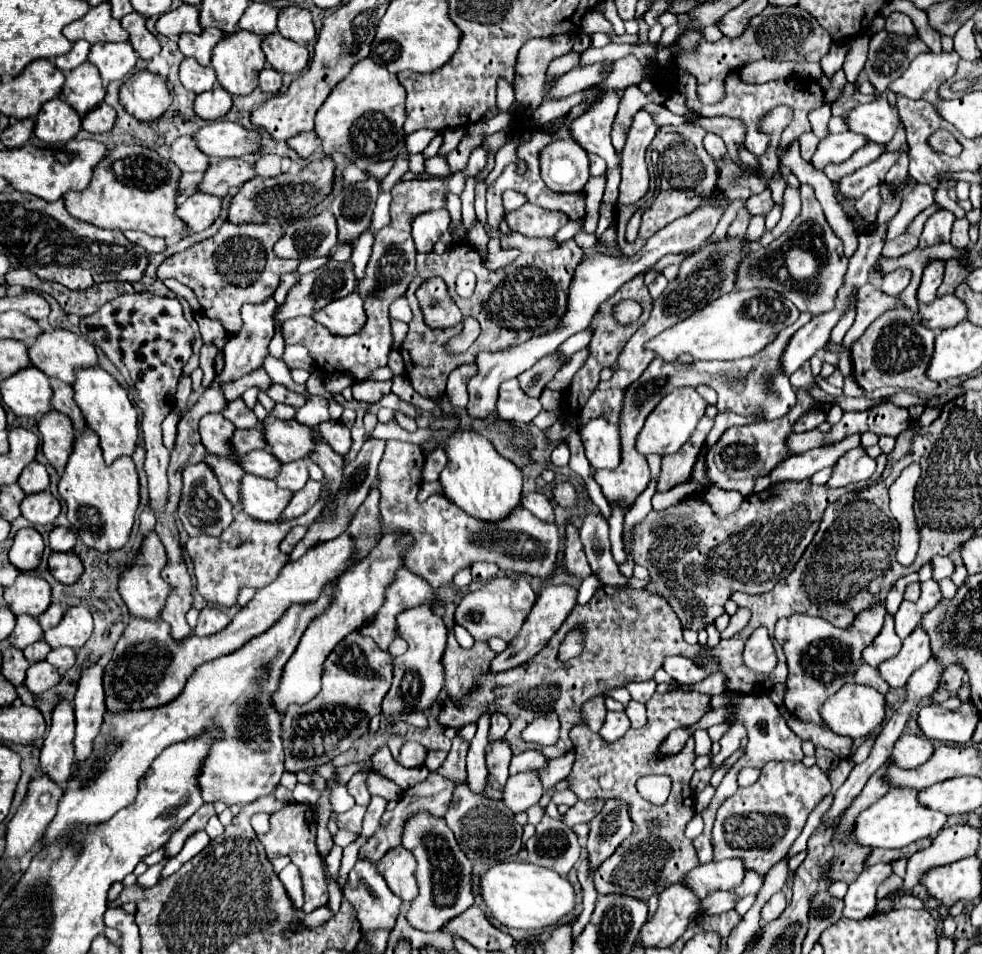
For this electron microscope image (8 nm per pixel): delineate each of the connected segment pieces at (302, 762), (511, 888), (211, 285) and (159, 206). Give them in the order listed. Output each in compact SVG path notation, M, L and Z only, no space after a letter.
M352 632L334 648L324 664L322 690L310 702L296 706L292 704L282 720L282 740L286 754L286 770L298 774L314 766L330 762L334 756L346 752L354 740L366 730L368 722L380 714L380 704L392 684L392 656L380 650L374 640Z
M502 862L492 866L480 880L482 896L496 920L506 928L518 930L542 930L562 922L576 906L574 886L550 868L520 862Z
M226 222L216 236L190 246L184 252L178 252L166 258L158 266L158 278L176 278L188 288L194 290L204 314L222 322L230 336L238 334L242 328L240 308L246 302L262 304L268 300L278 288L280 276L290 272L294 274L298 268L298 260L280 260L272 244L284 236L282 230L274 230L268 224L232 224Z
M114 146L94 170L94 180L84 192L64 196L66 210L84 222L108 230L140 230L150 236L182 236L186 224L174 216L182 170L156 150L144 146Z

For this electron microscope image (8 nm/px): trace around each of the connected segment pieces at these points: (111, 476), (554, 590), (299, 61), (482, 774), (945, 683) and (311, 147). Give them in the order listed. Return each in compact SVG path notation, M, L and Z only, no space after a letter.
M86 430L74 442L74 450L60 478L58 490L66 502L68 520L72 522L72 528L76 528L78 538L88 548L98 552L124 548L124 544L130 538L134 516L140 504L138 472L134 468L132 458L124 456L118 458L112 466L106 466L102 458L102 448L98 444L98 436L92 430Z
M558 584L558 586L546 586L540 594L536 604L532 606L520 634L508 644L508 648L502 654L496 654L496 658L492 660L492 668L490 672L498 674L498 672L506 672L510 668L518 668L522 666L526 660L534 658L546 644L548 640L554 636L554 632L562 626L562 622L566 620L566 616L570 616L572 608L576 606L576 598L578 598L578 588L570 586L570 584Z
M278 32L262 38L266 62L280 74L300 74L308 64L306 46L280 36Z
M486 712L478 718L478 730L470 742L468 758L466 758L466 762L468 762L468 786L476 794L482 794L484 782L488 776L486 760L484 760L486 746L488 746L488 730L490 730L490 712Z
M950 664L950 668L944 670L940 686L944 690L948 690L948 692L954 692L954 690L958 690L962 686L962 676L964 676L962 664Z
M302 132L302 136L296 136L296 138L290 138L288 144L302 156L310 156L312 152L316 152L320 148L320 138L316 136L316 132Z

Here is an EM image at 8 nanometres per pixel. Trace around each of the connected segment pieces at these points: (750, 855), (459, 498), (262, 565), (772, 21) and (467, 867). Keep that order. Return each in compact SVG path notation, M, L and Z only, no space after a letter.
M770 762L762 768L756 784L738 788L722 808L718 808L712 840L714 860L742 858L748 870L766 874L800 836L808 814L830 792L828 776L818 768L806 768L800 762Z
M464 428L450 436L446 444L448 464L440 474L440 484L444 486L446 498L462 508L468 516L482 522L498 522L510 516L514 508L520 506L522 498L522 472L516 464L502 458L494 446L478 432Z
M322 492L322 500L310 508L306 514L288 520L288 522L274 522L266 524L262 520L250 520L246 512L234 510L234 522L222 532L222 536L200 536L200 538L188 538L184 544L186 552L192 558L194 564L194 578L196 578L196 590L198 594L214 606L234 606L236 596L242 588L254 588L260 590L276 580L282 566L288 564L288 554L280 552L280 542L286 538L286 532L294 528L294 524L312 524L328 500L328 492Z
M768 6L764 8L762 14L754 16L748 22L746 30L738 38L724 36L715 43L707 42L702 38L696 51L677 58L676 66L680 66L682 70L690 70L700 86L700 82L706 82L706 70L720 70L730 74L762 58L796 60L796 54L800 54L806 62L818 62L830 50L830 44L832 44L832 36L810 16L810 12L798 6L786 6L786 8Z
M416 814L406 822L402 846L412 850L418 860L416 878L420 884L420 894L408 906L406 920L410 926L422 932L436 932L450 918L462 914L474 904L476 896L472 890L472 862L464 856L454 838L454 832L444 824L444 820L430 814Z

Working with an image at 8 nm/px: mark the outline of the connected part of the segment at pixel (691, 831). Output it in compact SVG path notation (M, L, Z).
M696 814L696 816L688 822L688 826L686 826L686 836L688 836L690 840L694 840L694 838L696 838L696 834L698 834L698 832L702 832L702 830L704 830L702 816L700 816L700 814Z

